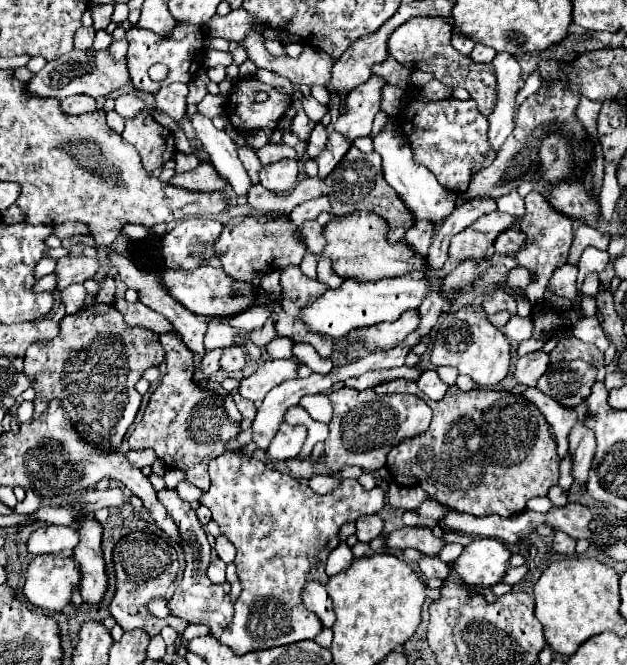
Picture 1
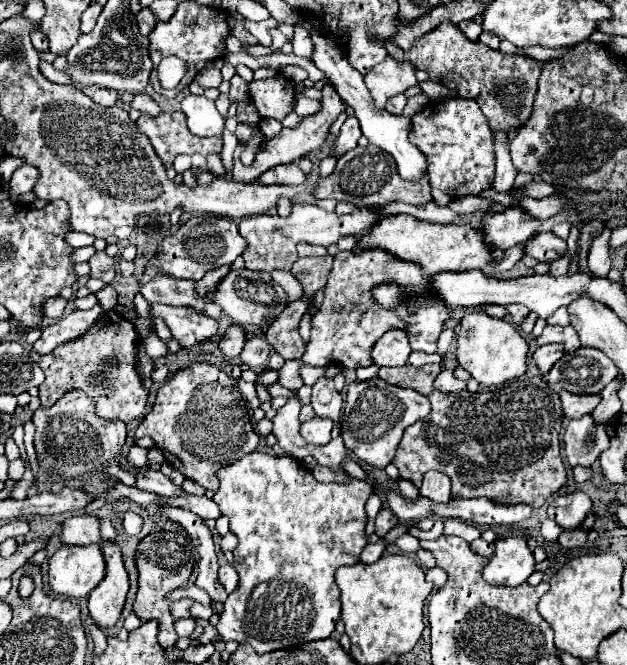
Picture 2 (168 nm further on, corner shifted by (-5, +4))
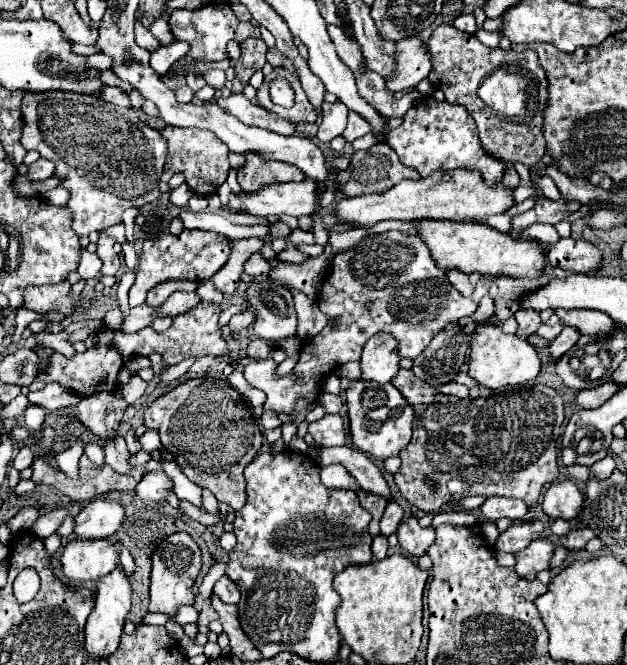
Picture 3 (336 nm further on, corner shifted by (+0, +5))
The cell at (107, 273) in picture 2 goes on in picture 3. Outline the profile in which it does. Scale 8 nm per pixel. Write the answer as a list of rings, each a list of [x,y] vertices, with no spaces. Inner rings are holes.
[[[99,236],[99,242],[97,242],[97,256],[99,256],[101,262],[103,262],[101,274],[111,274],[111,276],[115,276],[117,270],[119,270],[119,266],[121,266],[119,256],[117,256],[115,250],[113,250],[113,244],[115,244],[113,238]]]

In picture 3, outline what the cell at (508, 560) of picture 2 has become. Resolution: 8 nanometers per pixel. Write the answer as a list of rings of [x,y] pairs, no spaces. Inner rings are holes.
[[[533,540],[527,548],[523,548],[515,554],[515,572],[517,572],[517,576],[523,578],[527,574],[547,570],[551,552],[553,552],[553,546],[551,546],[549,540]]]

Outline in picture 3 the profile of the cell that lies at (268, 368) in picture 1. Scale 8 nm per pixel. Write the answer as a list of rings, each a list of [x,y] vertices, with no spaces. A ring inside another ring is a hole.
[[[391,230],[367,236],[353,250],[335,256],[333,266],[323,280],[317,304],[323,314],[339,318],[339,326],[323,328],[317,336],[309,338],[289,376],[275,376],[273,360],[249,362],[245,366],[243,374],[251,386],[267,394],[263,410],[287,414],[291,412],[297,396],[305,396],[313,402],[323,378],[333,368],[359,360],[365,342],[377,332],[391,332],[397,336],[399,354],[403,358],[419,356],[447,324],[457,322],[461,316],[471,316],[479,298],[465,298],[447,284],[447,274],[435,266],[429,248],[419,236]],[[295,376],[301,376],[303,382],[295,382]]]

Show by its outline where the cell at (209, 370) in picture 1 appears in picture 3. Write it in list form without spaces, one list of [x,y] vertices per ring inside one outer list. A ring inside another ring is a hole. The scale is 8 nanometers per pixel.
[[[251,310],[231,316],[231,320],[229,320],[229,330],[231,330],[231,334],[237,338],[237,336],[239,336],[239,332],[241,332],[241,330],[245,330],[245,328],[253,322],[253,316],[255,316],[255,312],[251,312]]]

